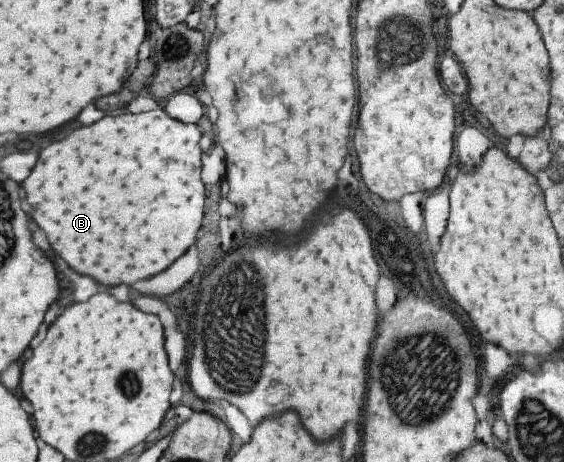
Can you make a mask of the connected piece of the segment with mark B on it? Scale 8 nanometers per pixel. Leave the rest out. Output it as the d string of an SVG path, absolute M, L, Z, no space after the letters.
M156 109L152 113L140 113L140 115L120 115L120 117L104 117L102 121L94 123L92 127L80 127L74 133L70 133L66 139L52 143L46 147L40 155L40 161L32 175L24 181L24 189L28 193L28 203L32 205L32 217L38 223L42 231L48 233L50 245L54 253L62 255L62 259L80 275L88 275L98 283L104 285L134 285L136 281L150 279L158 275L160 271L168 269L178 257L182 257L198 239L198 231L204 223L204 209L206 209L206 185L202 181L202 157L204 151L200 147L202 131L194 123L185 123L170 117L165 109Z

